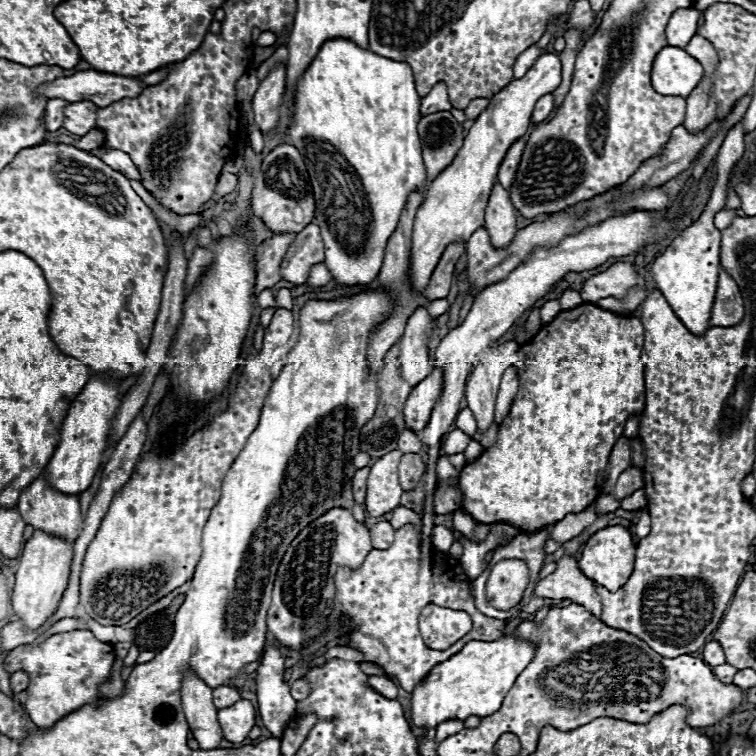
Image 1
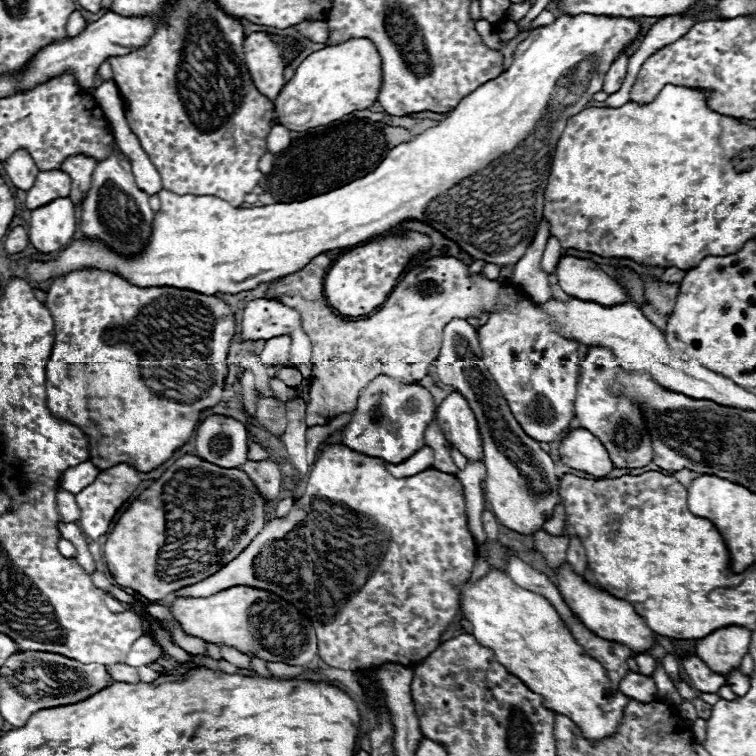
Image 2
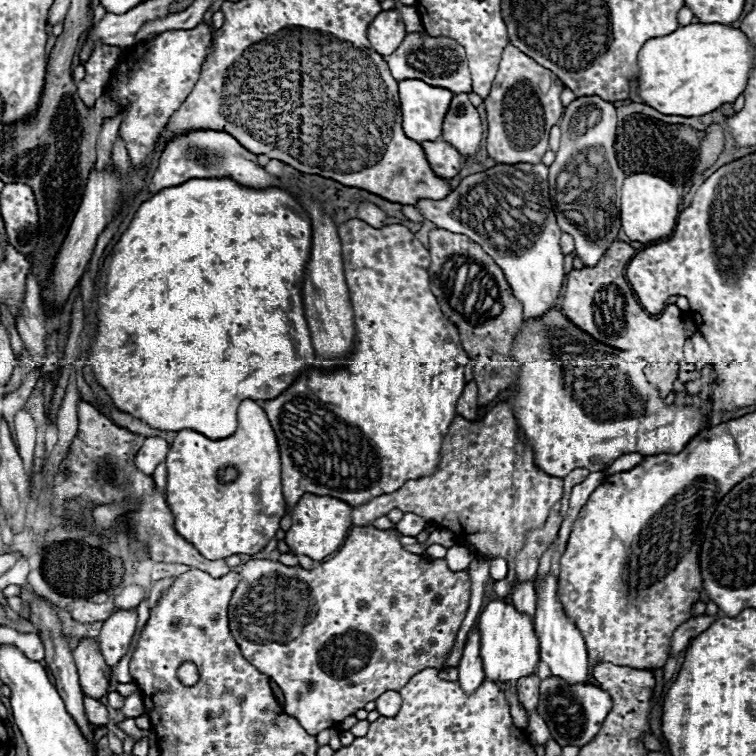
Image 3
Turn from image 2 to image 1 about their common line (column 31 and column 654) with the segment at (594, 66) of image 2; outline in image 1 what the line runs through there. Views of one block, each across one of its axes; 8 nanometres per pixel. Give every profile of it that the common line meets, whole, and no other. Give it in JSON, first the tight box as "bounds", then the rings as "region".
{"bounds":[652,120,744,336],"region":[[[740,120],[734,124],[716,158],[716,170],[718,170],[718,180],[712,190],[712,196],[702,212],[702,216],[690,224],[686,230],[682,230],[672,244],[666,248],[666,252],[654,260],[652,264],[652,274],[658,290],[664,294],[676,316],[682,320],[682,324],[694,334],[702,336],[710,328],[710,314],[712,314],[712,304],[716,296],[716,284],[718,284],[718,272],[720,272],[720,246],[721,231],[714,226],[714,214],[724,206],[726,200],[726,186],[728,186],[728,174],[732,172],[732,166],[742,158],[744,154],[744,122]]]}

